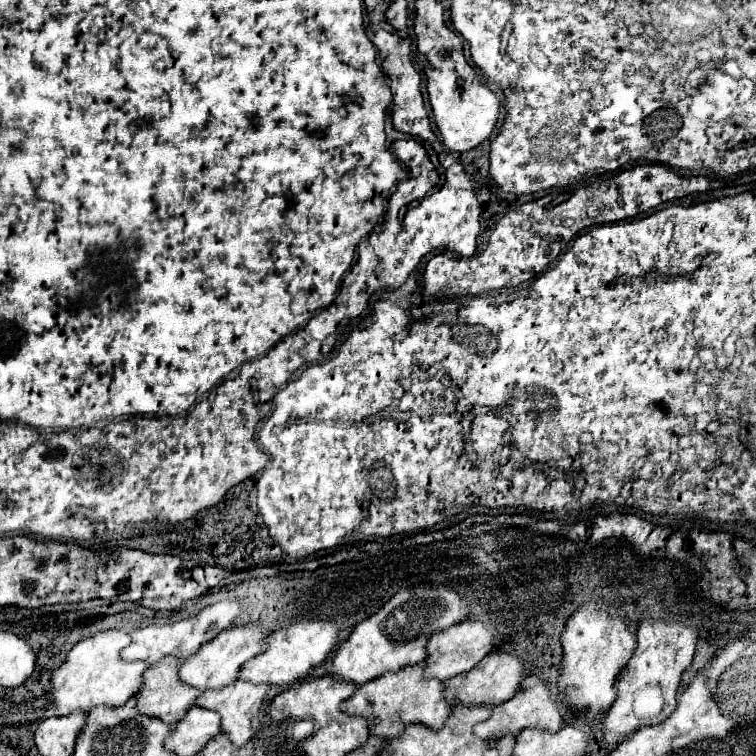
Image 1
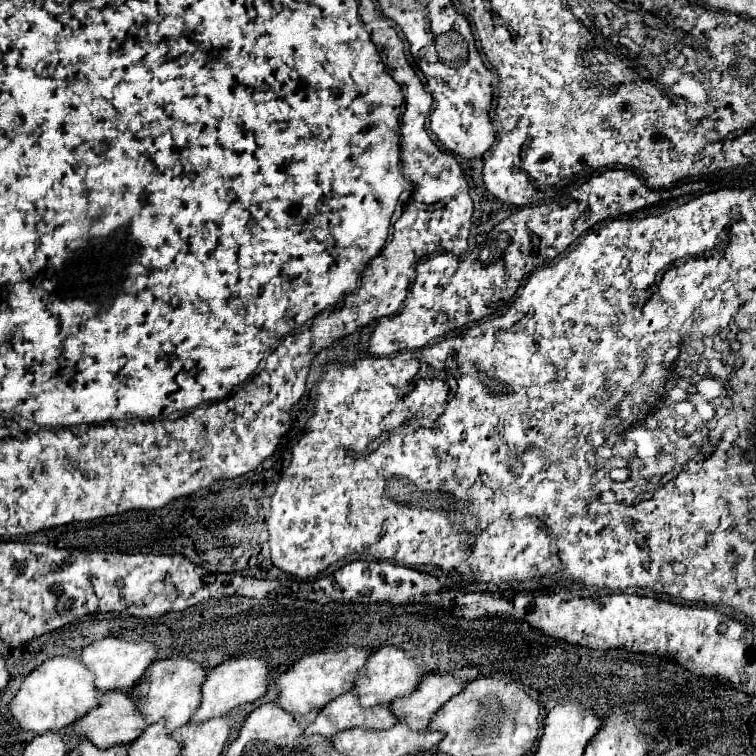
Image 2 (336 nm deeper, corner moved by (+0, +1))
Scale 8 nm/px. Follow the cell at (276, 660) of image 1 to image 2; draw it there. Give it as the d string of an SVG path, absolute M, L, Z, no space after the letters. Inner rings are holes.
M240 656L240 658L222 662L220 666L212 668L206 676L204 686L202 686L202 704L194 712L192 722L198 724L198 722L204 722L208 718L222 716L238 704L248 704L248 702L254 702L254 700L262 698L268 692L268 684L272 680L268 676L270 672L274 672L274 668L264 658L252 658L252 656Z

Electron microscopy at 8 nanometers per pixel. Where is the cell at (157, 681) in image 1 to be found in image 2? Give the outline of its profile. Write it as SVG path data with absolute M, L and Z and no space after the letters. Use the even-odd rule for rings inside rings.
M112 690L112 692L104 692L100 696L100 706L90 710L84 718L76 720L74 728L78 734L92 740L92 744L96 744L98 748L110 748L114 744L134 742L148 728L148 722L144 720L144 714L138 710L136 700L132 700L132 694L124 690Z

